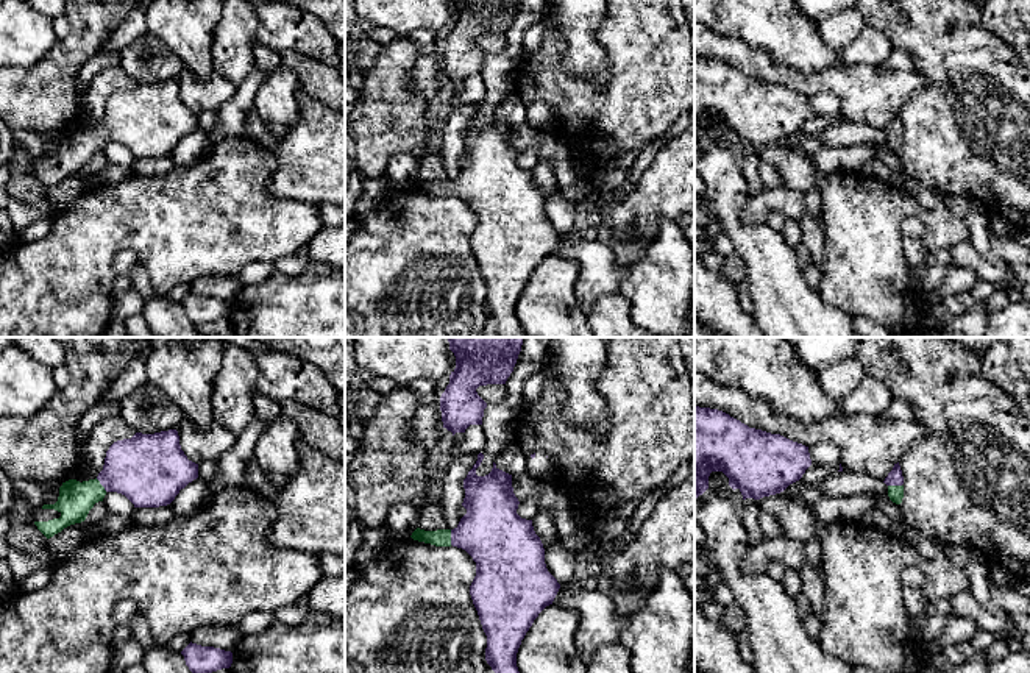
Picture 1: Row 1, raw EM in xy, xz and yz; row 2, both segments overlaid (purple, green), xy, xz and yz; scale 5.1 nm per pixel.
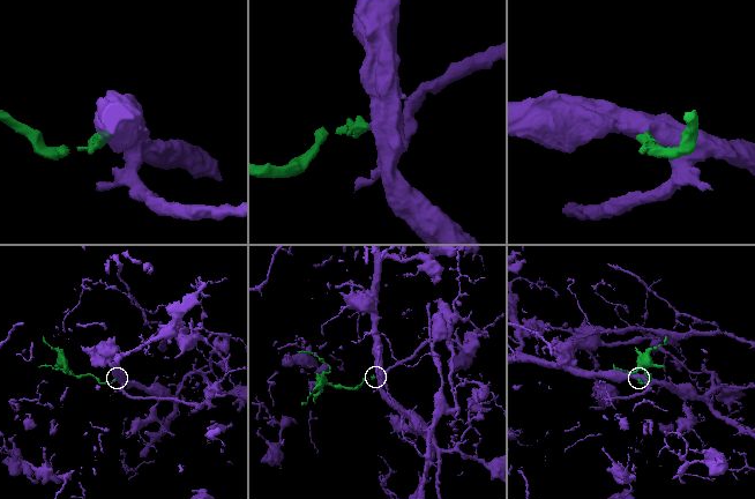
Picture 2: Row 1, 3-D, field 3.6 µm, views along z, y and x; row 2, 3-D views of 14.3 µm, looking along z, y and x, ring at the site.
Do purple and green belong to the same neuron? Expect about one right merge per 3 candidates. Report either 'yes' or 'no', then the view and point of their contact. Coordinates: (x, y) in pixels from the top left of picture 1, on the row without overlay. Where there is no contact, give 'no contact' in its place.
yes | xz (451, 188)

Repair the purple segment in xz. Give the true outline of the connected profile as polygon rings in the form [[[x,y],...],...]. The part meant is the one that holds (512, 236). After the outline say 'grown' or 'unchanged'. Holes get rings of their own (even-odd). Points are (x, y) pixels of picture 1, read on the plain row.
[[[484,105],[464,130],[465,148],[462,156],[467,164],[454,180],[424,181],[417,178],[412,189],[435,197],[457,197],[465,200],[476,212],[476,226],[470,245],[487,286],[485,311],[495,322],[498,337],[526,337],[517,317],[517,303],[526,283],[538,264],[552,255],[560,234],[548,222],[545,198],[535,184],[532,170],[517,164],[518,148],[513,144],[512,125],[493,119],[485,126],[478,126]]]; grown

